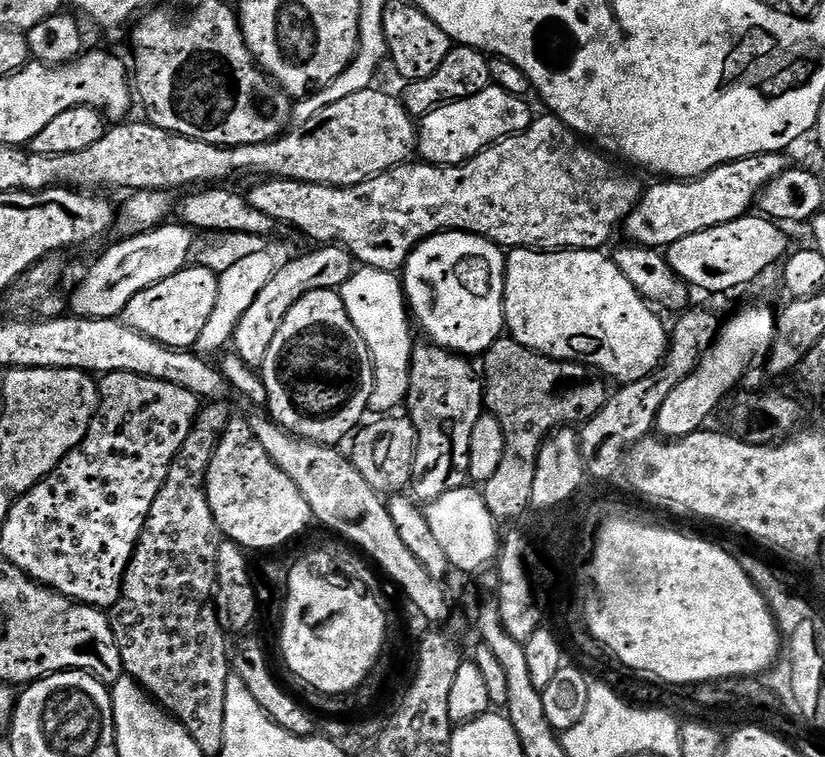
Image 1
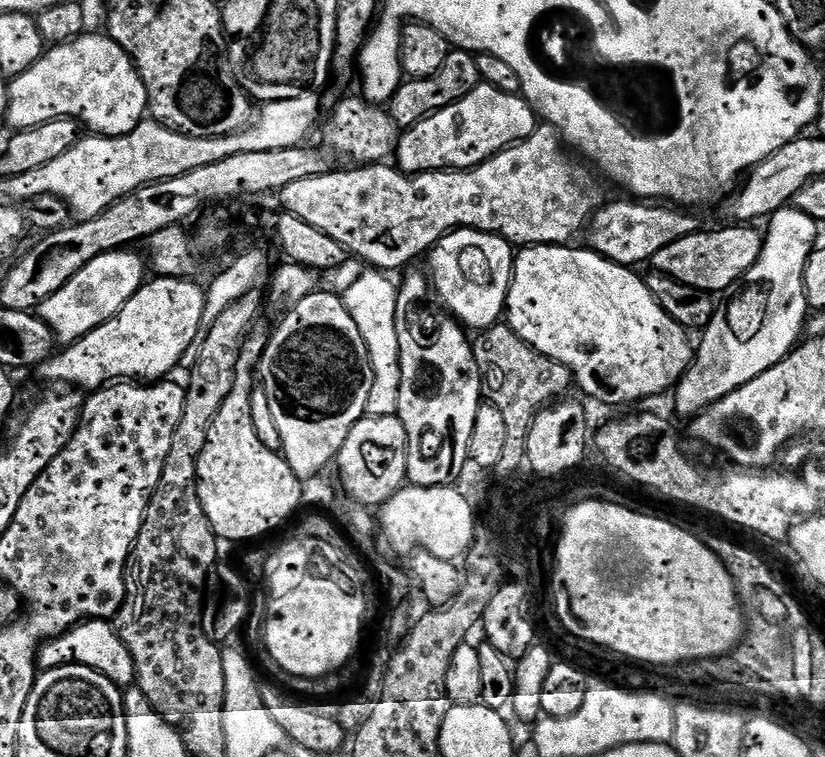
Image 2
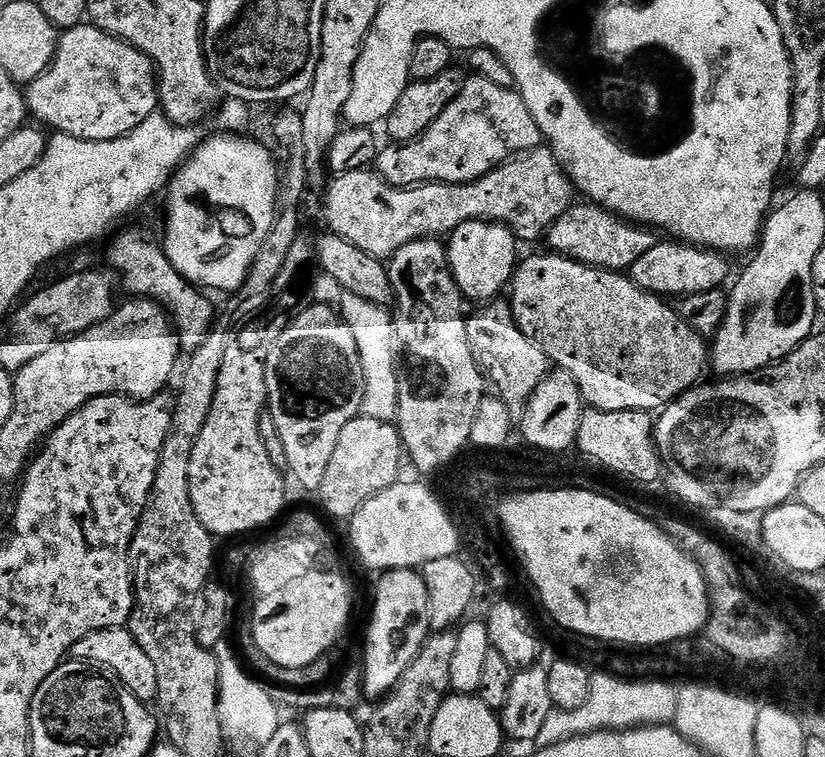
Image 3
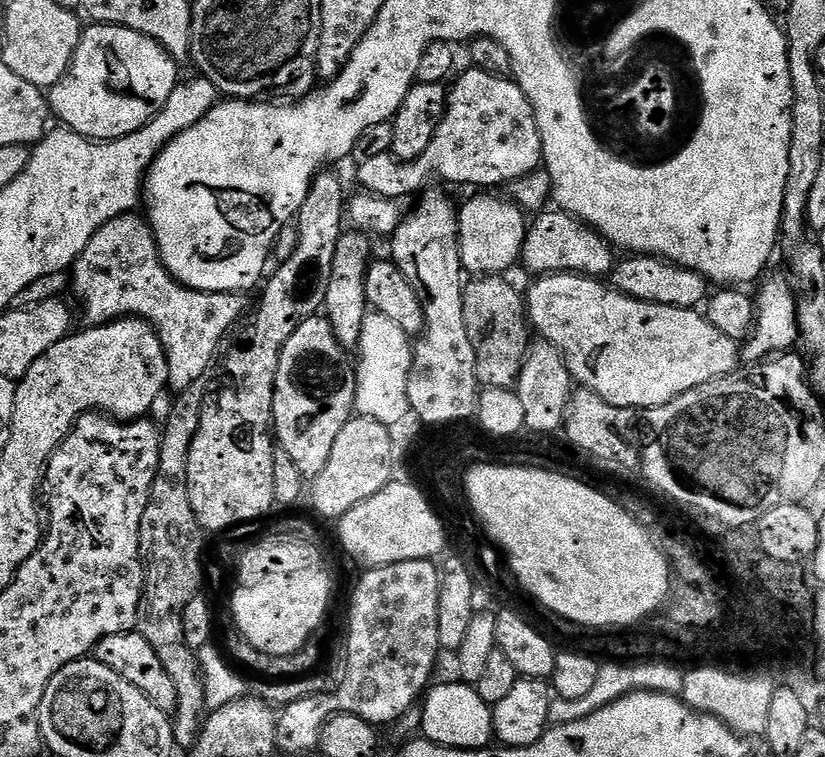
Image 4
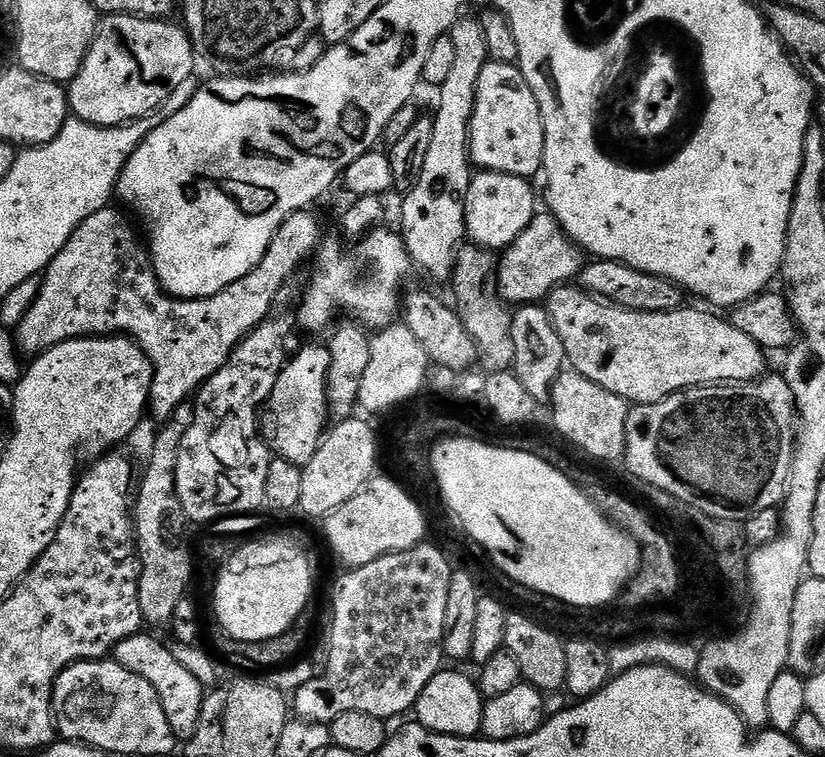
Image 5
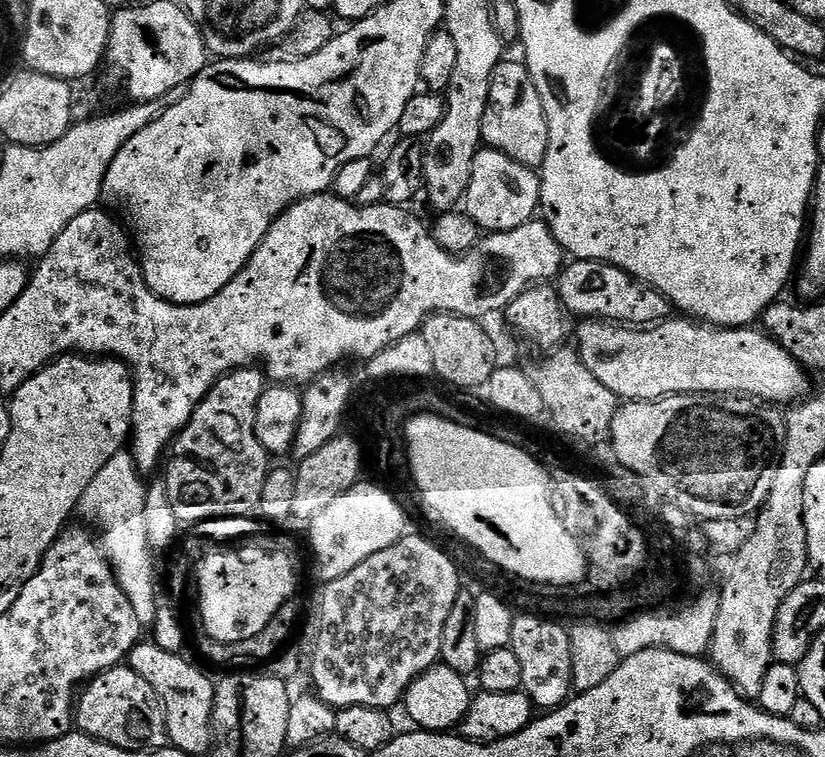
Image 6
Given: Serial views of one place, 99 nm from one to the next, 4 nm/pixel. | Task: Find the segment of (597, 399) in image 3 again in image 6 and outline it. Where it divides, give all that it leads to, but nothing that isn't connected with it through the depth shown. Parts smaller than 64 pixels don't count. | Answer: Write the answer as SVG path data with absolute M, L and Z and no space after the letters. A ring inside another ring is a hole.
M669 318L662 324L655 326L640 327L640 326L617 326L612 322L603 320L585 319L576 328L576 344L574 343L575 351L580 353L582 362L586 366L586 370L590 370L590 374L594 374L594 378L598 378L598 382L602 382L602 386L606 386L606 390L610 390L621 401L631 402L634 400L662 400L666 396L694 396L697 394L707 394L710 396L735 396L751 398L756 402L763 402L773 406L788 406L793 402L800 402L809 395L808 376L809 373L803 364L795 360L782 346L776 343L769 335L752 326L742 328L717 328L711 324L697 322L691 318Z

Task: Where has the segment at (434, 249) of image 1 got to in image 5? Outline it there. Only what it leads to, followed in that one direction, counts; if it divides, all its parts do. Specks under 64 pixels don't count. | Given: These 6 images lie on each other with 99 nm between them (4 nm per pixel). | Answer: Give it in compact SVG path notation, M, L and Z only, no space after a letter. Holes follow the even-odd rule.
M477 171L470 182L470 190L466 194L466 218L464 219L464 231L467 239L479 248L485 250L503 250L509 248L516 241L518 234L530 226L530 222L536 216L536 192L532 189L533 181L523 176L514 174L502 174L501 172Z

